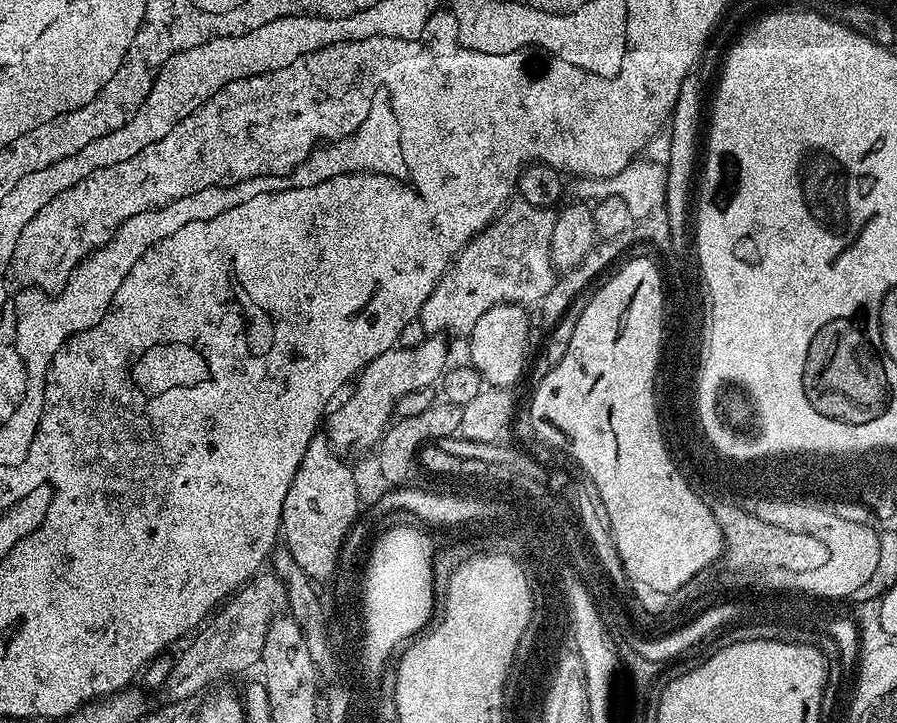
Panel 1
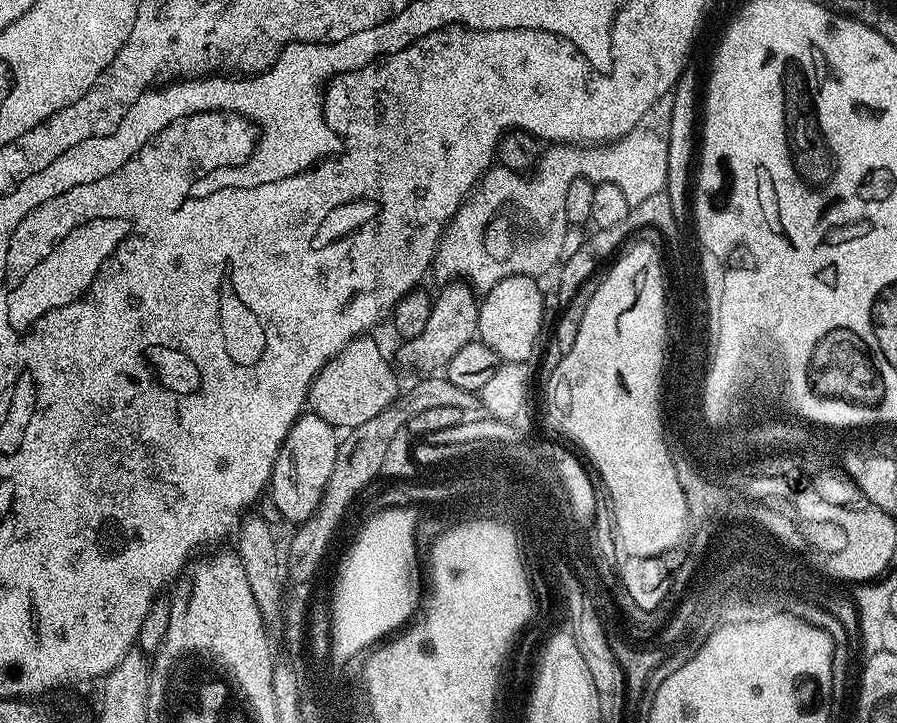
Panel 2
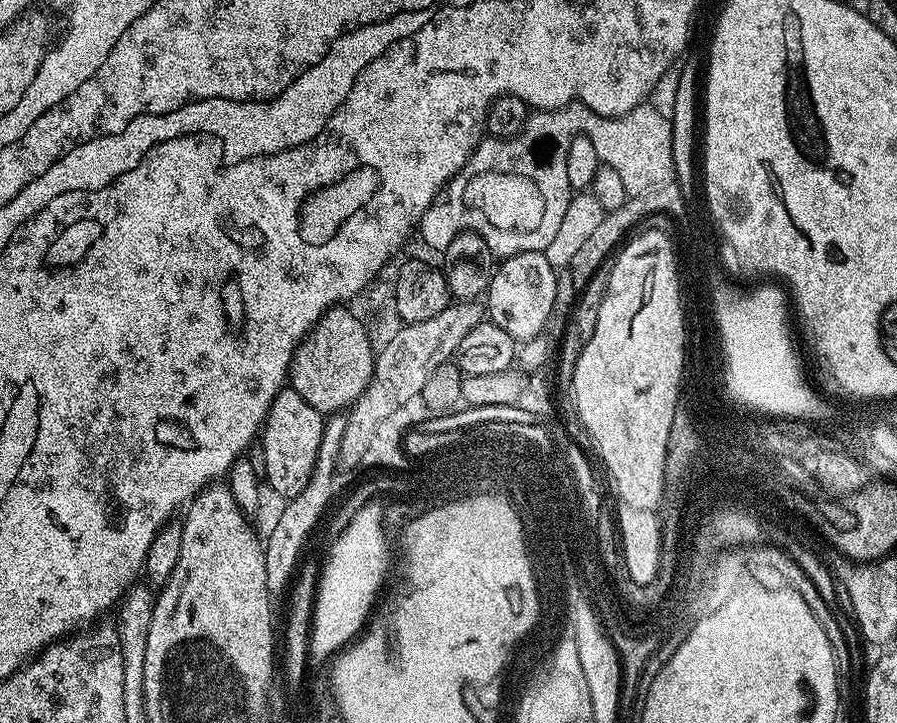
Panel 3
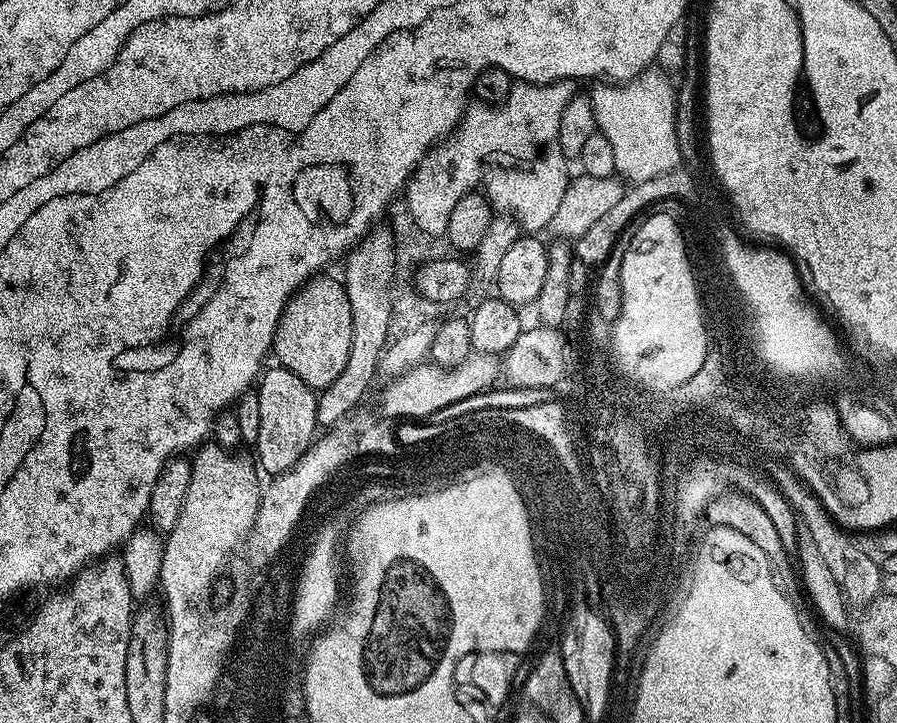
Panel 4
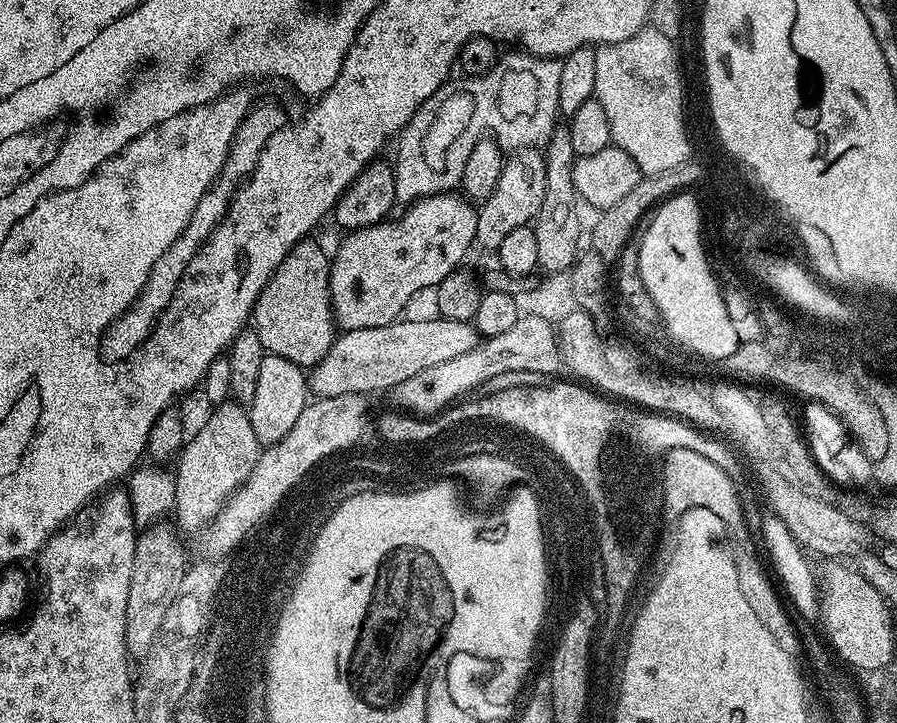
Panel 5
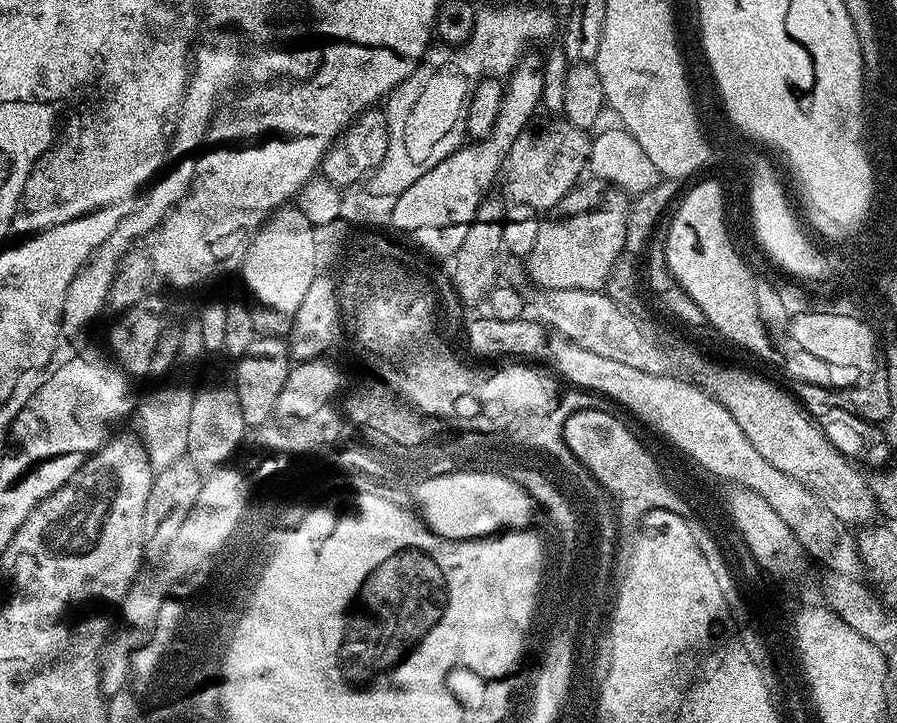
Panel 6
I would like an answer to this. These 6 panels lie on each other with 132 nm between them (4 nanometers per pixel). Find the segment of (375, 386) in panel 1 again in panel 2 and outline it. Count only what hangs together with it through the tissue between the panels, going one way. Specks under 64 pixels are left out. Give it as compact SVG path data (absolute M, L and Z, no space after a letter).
M463 282L445 284L439 291L440 293L435 293L430 318L426 322L426 327L422 329L422 334L418 334L418 338L403 341L400 349L396 351L394 360L401 369L402 367L413 368L418 372L416 374L439 373L447 369L450 358L454 358L454 354L458 354L462 346L477 339L480 313L480 300L477 293L470 285Z

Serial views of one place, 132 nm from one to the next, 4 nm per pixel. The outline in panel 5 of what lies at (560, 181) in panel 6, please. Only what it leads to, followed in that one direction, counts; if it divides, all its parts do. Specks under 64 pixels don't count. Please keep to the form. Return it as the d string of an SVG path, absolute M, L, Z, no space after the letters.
M521 148L513 151L504 161L502 176L498 178L498 186L490 198L479 205L476 217L475 247L499 250L506 234L519 228L527 228L535 221L542 206L543 194L546 192L546 170L543 155L534 148Z

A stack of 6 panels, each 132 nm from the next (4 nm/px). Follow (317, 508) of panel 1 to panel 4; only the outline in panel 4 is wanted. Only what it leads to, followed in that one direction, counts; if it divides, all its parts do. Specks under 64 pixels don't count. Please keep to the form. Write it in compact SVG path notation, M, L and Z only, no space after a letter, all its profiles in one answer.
M279 366L270 368L259 377L258 387L255 389L259 403L259 431L254 451L256 451L255 459L259 467L263 471L265 468L269 477L274 477L282 472L292 471L308 445L313 443L318 432L317 393L309 384L302 382L298 374L290 374L290 370Z

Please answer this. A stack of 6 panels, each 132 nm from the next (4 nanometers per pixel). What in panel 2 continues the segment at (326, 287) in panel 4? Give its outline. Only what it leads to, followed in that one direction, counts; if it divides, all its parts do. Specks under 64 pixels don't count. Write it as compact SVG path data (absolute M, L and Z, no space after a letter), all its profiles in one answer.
M371 335L354 338L333 360L322 366L308 391L307 407L337 430L351 430L361 426L362 422L377 417L400 397L402 385L395 371L397 369L382 358Z

